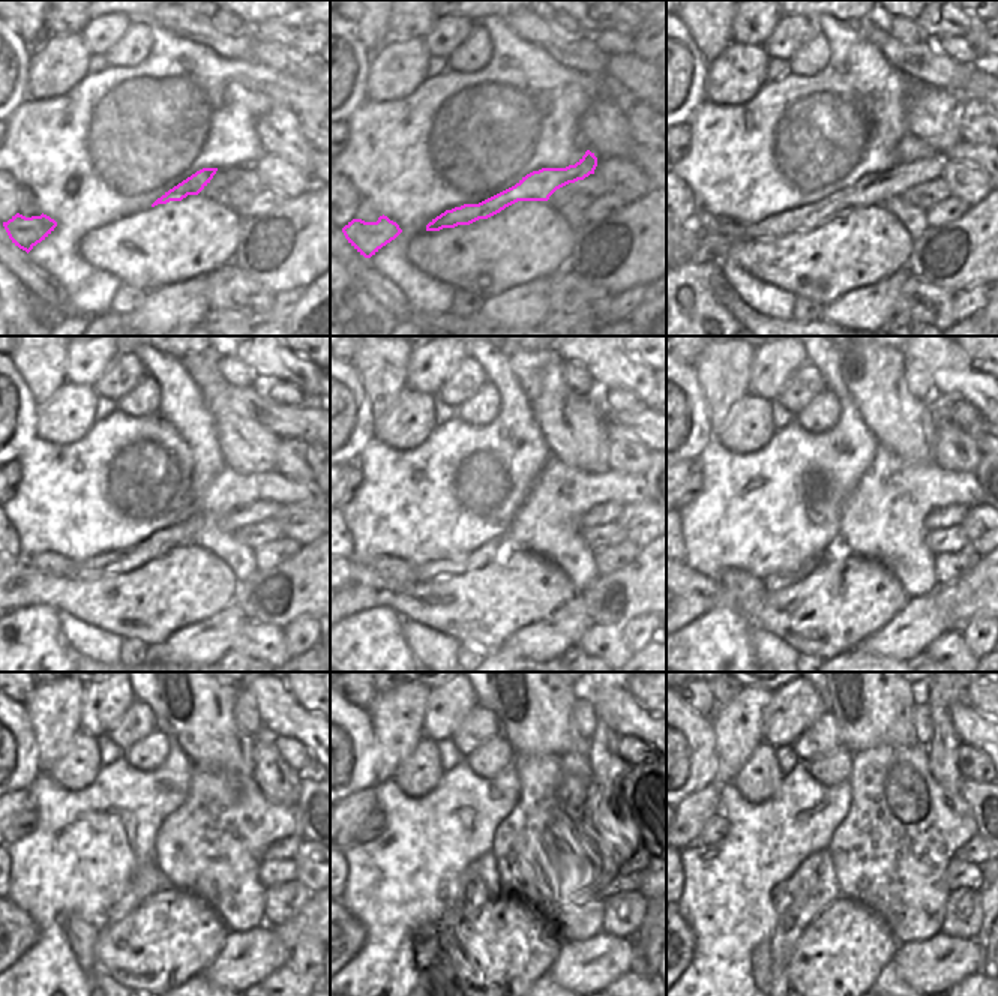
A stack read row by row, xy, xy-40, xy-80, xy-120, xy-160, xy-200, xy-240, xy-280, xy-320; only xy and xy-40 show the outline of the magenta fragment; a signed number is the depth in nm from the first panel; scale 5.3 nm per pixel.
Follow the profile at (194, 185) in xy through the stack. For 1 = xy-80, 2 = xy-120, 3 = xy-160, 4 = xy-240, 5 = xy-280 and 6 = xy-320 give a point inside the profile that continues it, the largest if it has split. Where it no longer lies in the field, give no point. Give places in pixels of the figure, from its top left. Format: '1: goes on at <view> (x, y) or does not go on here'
1: goes on at xy-80 (875, 188)
2: goes on at xy-120 (183, 531)
3: goes on at xy-160 (489, 551)
4: goes on at xy-240 (285, 849)
5: goes on at xy-280 (632, 851)
6: goes on at xy-320 (971, 851)

